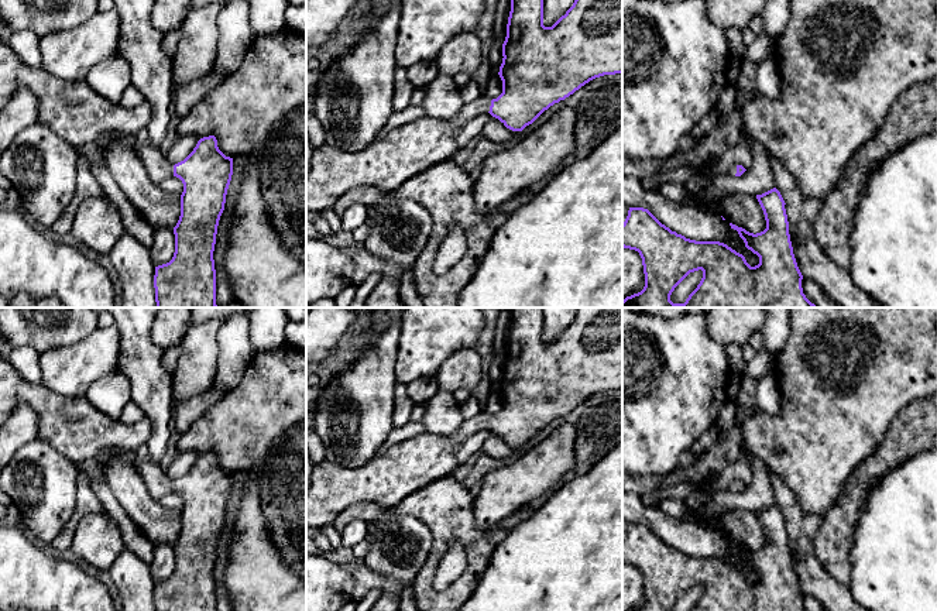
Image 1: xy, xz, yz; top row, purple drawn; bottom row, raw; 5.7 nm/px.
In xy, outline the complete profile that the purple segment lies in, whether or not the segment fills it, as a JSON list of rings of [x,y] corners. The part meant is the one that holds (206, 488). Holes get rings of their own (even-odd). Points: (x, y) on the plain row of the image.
[[[133,452],[131,457],[154,500],[158,501],[169,492],[176,492],[183,500],[181,532],[174,543],[175,569],[169,579],[155,583],[155,611],[216,611],[213,567],[233,491],[233,474],[226,473],[219,466],[214,452],[200,454],[193,467],[175,481],[167,476],[165,467],[155,463],[150,456],[141,457]]]

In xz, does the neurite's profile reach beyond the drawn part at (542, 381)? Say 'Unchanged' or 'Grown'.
Grown

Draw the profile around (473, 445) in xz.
[[[484,429],[473,436],[470,436],[467,440],[464,440],[457,449],[456,449],[456,457],[459,464],[464,463],[470,456],[480,453],[481,447],[484,444],[484,440],[491,435],[492,432],[490,429]]]

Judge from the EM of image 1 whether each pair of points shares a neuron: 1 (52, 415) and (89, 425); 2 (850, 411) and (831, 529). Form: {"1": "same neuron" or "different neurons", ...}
{"1": "same neuron", "2": "different neurons"}

